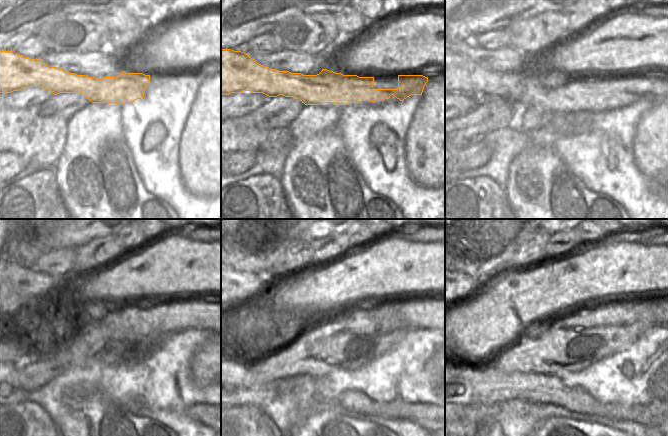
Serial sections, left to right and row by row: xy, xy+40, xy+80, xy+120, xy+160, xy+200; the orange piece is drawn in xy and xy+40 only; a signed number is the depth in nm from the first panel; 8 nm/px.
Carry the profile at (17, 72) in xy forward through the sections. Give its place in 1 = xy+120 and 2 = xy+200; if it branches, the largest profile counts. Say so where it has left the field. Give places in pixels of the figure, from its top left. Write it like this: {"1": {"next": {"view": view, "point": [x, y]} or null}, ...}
{"1": {"next": {"view": "xy+120", "point": [189, 313]}}, "2": {"next": {"view": "xy+200", "point": [648, 309]}}}

